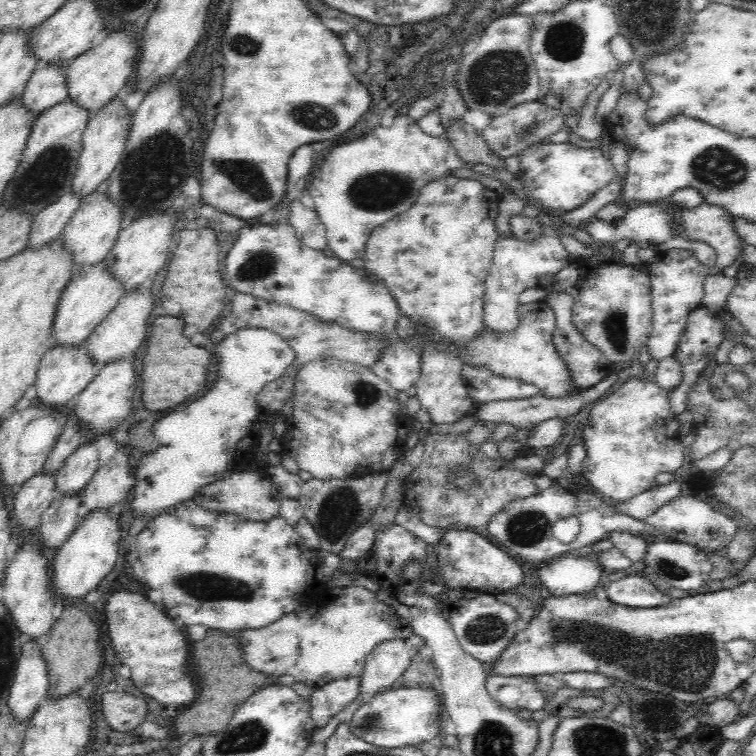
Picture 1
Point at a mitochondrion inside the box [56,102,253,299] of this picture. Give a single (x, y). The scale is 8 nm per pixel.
(154, 172)

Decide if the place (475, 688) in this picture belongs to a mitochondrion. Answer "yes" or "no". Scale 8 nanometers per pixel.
no

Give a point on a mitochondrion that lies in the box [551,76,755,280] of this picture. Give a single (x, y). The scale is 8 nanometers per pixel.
(716, 166)

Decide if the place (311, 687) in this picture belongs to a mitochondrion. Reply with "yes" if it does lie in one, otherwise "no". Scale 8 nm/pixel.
no

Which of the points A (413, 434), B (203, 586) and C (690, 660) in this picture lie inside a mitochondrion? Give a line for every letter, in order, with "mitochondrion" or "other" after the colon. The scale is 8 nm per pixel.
A: other
B: mitochondrion
C: mitochondrion

